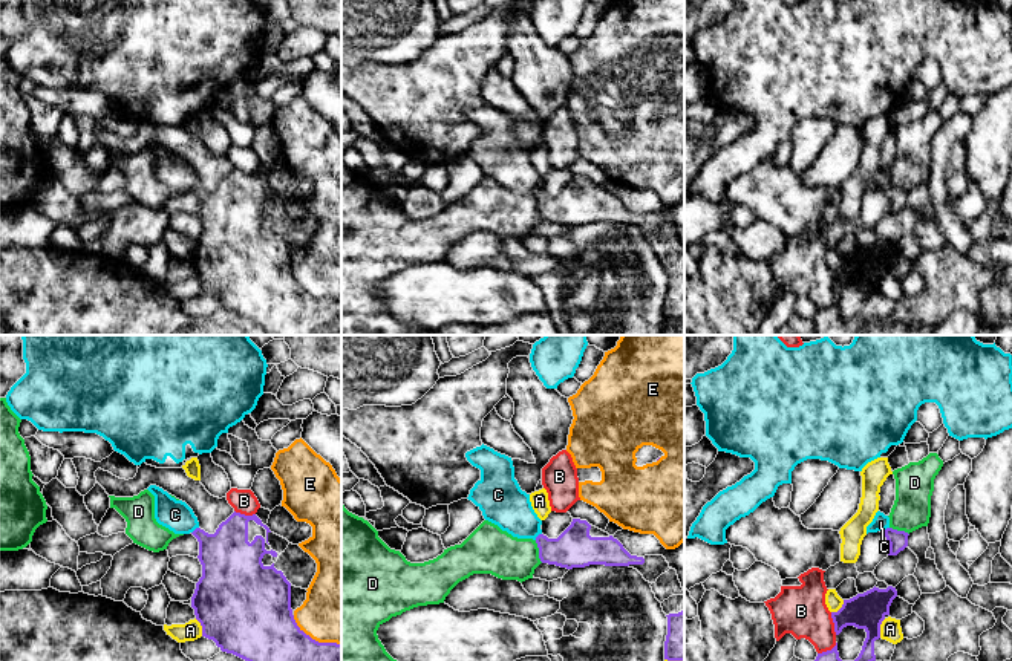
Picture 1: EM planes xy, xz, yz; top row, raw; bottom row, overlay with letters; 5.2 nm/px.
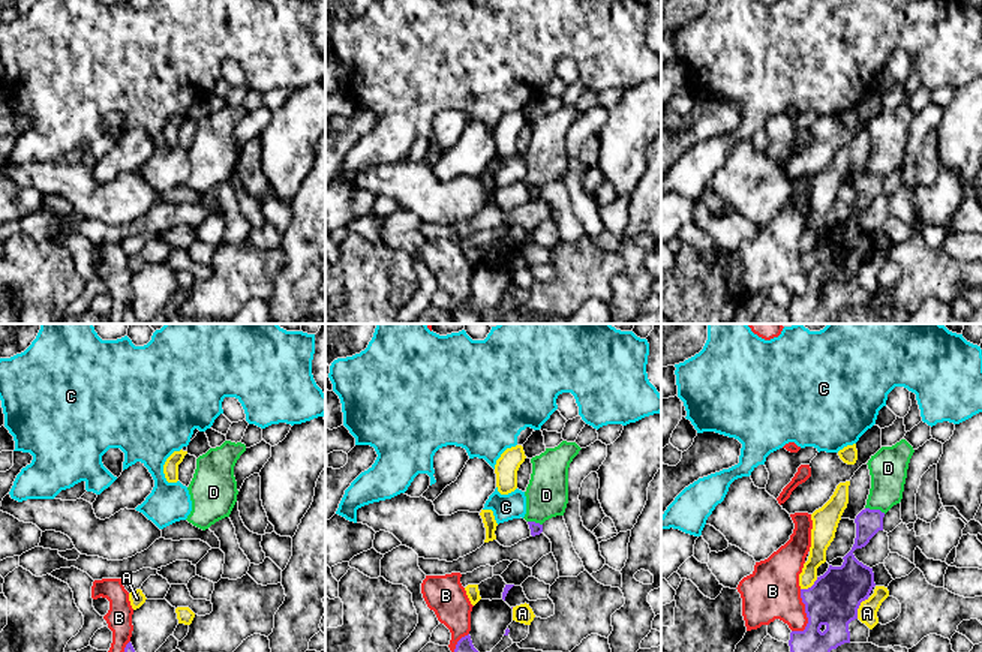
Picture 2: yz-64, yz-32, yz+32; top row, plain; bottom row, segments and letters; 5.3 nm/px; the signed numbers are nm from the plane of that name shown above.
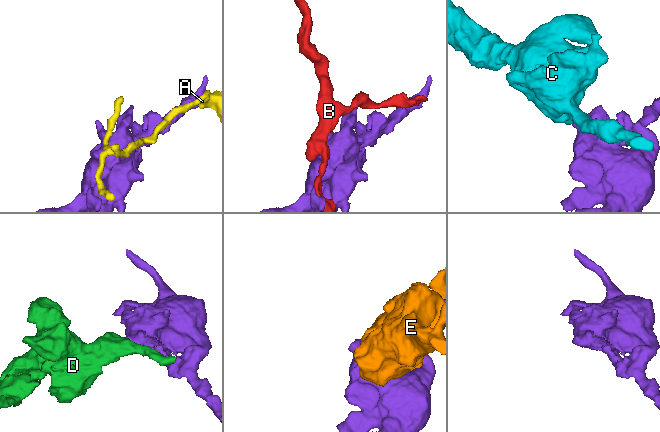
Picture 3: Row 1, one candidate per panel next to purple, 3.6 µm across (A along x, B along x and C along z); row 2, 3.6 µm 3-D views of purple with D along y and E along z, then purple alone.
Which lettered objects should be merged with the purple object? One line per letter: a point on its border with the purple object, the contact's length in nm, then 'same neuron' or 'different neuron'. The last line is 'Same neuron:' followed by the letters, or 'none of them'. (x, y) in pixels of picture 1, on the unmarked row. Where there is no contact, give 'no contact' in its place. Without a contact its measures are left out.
A: contact yz (879, 285); length 110 nm; different neuron
B: contact yz (833, 279); length 120 nm; different neuron
C: contact xz (538, 193); length 50 nm; different neuron
D: contact xz (539, 208); length 130 nm; different neuron
E: contact xy (314, 297); length 300 nm; different neuron
Same neuron: none of them

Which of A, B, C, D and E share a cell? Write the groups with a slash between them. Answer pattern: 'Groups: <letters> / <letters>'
Groups: A / B / C / D / E

